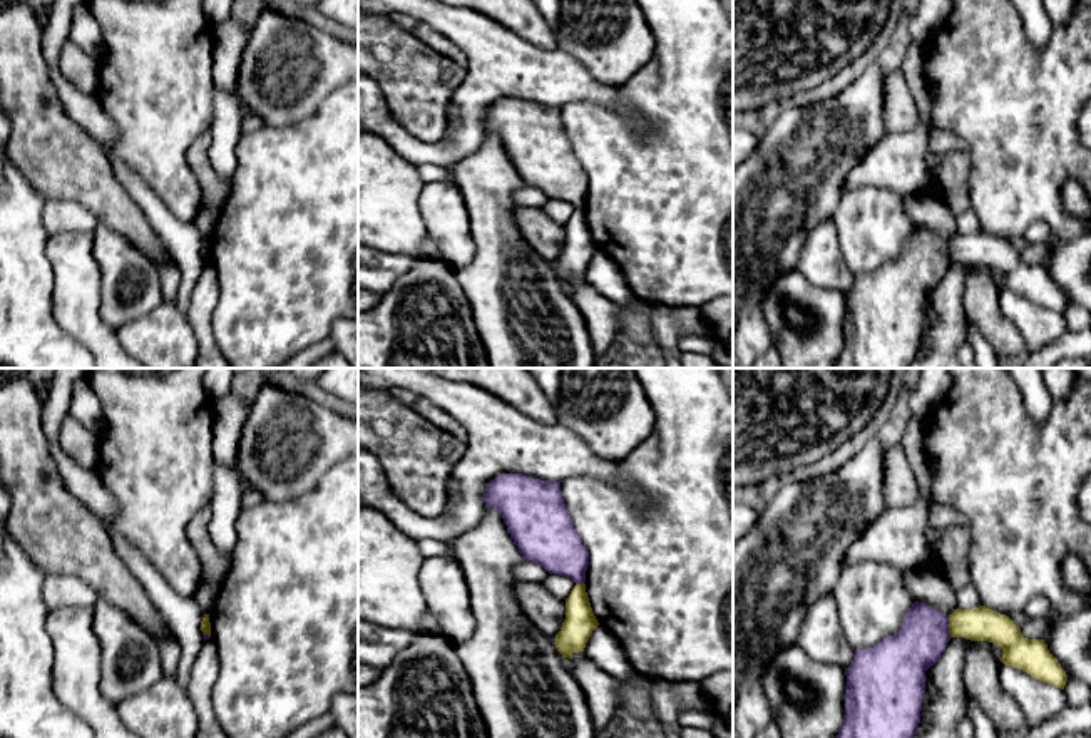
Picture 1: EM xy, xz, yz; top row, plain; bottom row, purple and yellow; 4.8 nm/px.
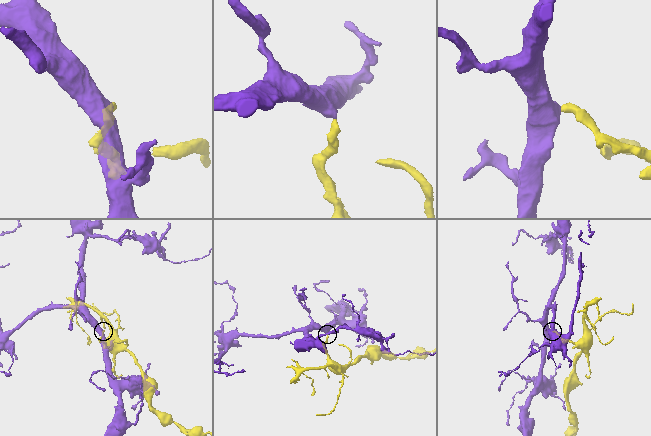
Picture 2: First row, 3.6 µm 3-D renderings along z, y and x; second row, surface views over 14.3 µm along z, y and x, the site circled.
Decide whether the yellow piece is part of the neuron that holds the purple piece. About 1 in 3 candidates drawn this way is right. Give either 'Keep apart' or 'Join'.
Keep apart

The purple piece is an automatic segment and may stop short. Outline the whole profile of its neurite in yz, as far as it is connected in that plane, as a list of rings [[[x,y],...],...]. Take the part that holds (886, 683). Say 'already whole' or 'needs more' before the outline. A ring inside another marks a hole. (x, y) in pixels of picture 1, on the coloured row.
already whole; [[[915,601],[897,634],[873,648],[855,649],[852,664],[845,668],[845,715],[837,738],[914,738],[920,723],[925,671],[939,661],[949,641],[949,616]]]

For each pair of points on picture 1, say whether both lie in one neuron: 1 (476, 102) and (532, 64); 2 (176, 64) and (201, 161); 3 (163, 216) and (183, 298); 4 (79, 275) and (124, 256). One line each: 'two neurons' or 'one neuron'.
1: one neuron
2: two neurons
3: one neuron
4: two neurons

